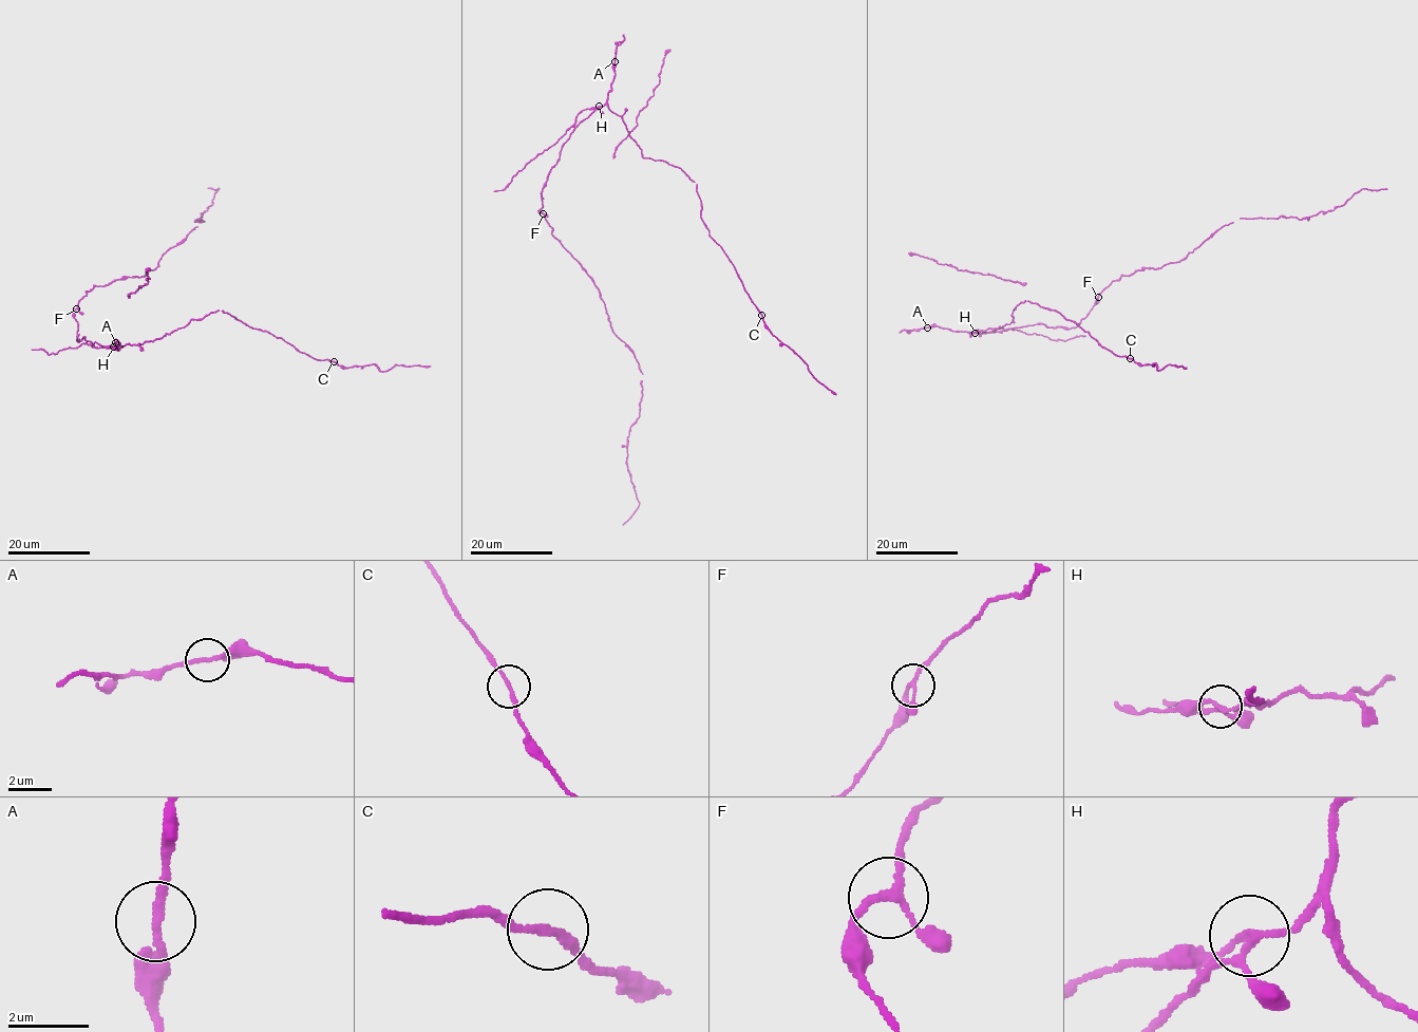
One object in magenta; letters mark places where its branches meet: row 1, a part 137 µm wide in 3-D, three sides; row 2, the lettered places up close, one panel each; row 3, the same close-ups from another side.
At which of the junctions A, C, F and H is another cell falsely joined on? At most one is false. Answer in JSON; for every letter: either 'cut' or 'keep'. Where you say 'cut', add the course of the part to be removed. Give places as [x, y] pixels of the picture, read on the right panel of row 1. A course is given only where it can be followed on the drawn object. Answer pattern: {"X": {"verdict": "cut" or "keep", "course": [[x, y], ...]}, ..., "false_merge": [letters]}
{"A": {"verdict": "keep"}, "C": {"verdict": "keep"}, "F": {"verdict": "keep"}, "H": {"verdict": "cut", "course": [[975, 332], [1012, 329], [1057, 340], [1085, 336]]}, "false_merge": ["H"]}

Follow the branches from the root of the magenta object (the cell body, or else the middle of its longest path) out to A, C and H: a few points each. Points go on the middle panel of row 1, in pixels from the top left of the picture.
A: (564, 144), (580, 123), (606, 102), (615, 77), (615, 61)
C: (564, 144), (601, 107), (619, 114), (643, 156), (678, 167), (697, 184), (708, 235), (761, 315)
H: (564, 144), (573, 129), (599, 107)

